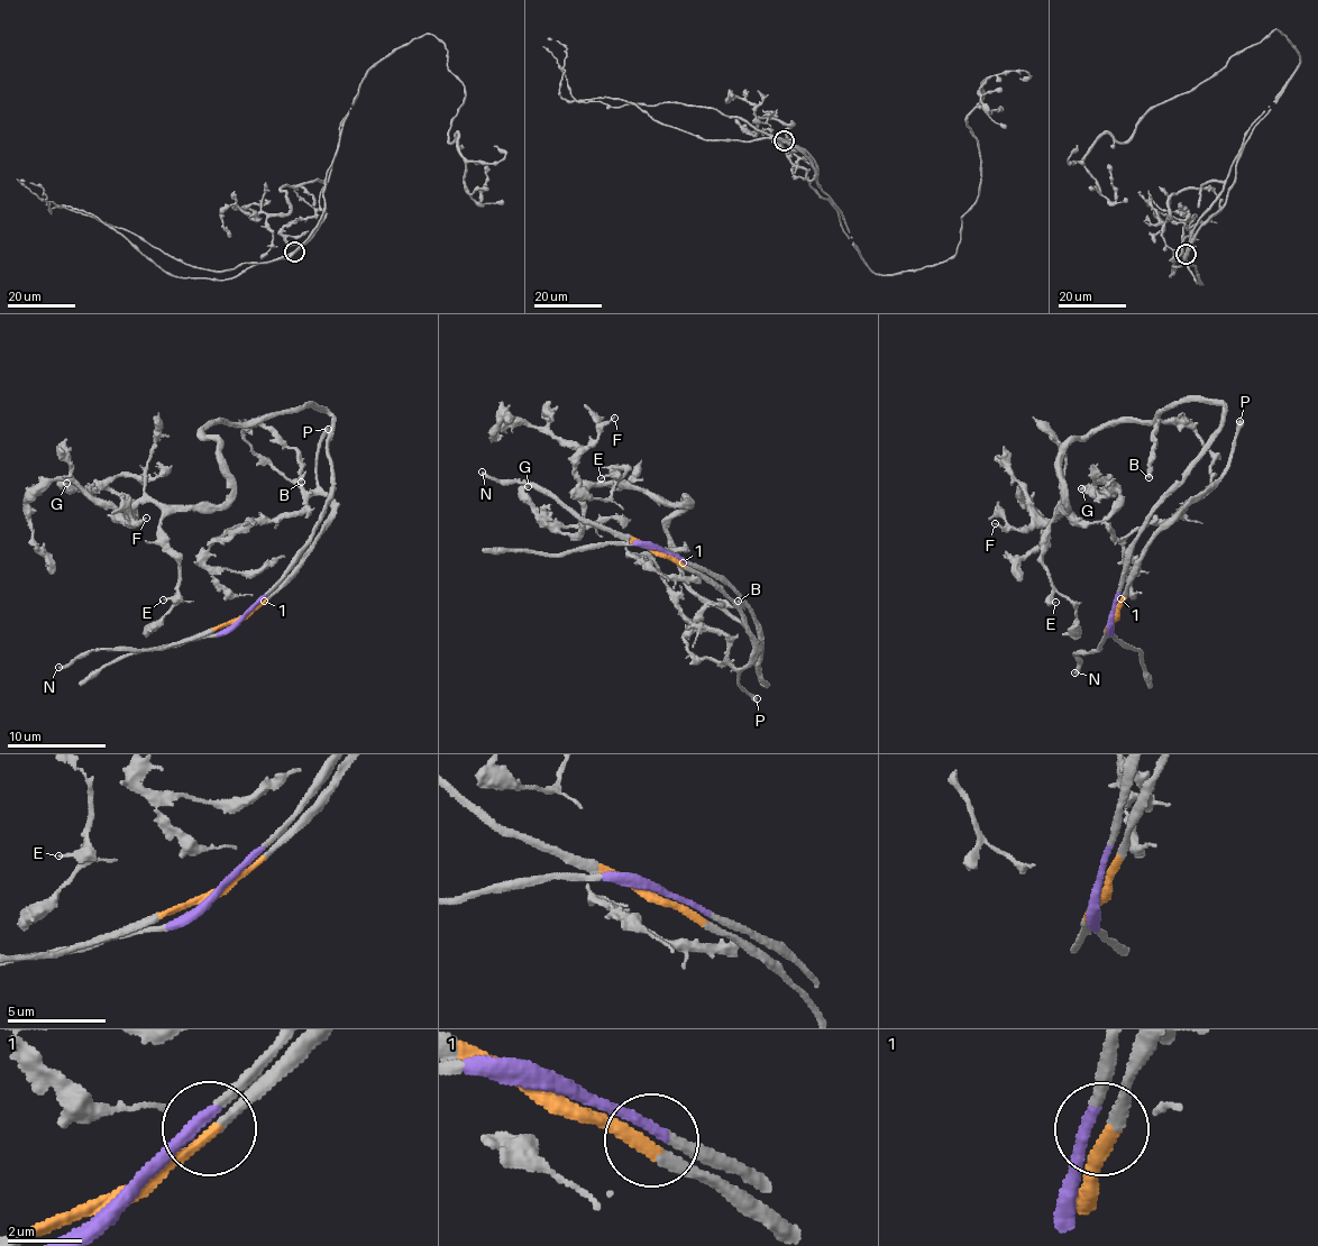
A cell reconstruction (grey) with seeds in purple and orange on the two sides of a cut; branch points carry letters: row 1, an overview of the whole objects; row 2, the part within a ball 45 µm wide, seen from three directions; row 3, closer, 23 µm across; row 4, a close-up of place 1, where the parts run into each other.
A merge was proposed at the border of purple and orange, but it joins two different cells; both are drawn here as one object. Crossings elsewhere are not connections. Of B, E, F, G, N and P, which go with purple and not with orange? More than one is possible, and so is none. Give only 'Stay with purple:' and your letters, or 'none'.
Stay with purple: E, F, G

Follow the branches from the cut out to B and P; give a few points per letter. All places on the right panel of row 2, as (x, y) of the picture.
B: (1113, 616), (1146, 548), (1161, 530), (1211, 487), (1214, 457), (1193, 430), (1174, 423), (1158, 422), (1147, 478)
P: (1113, 616), (1142, 552), (1161, 530), (1226, 468), (1241, 421)

